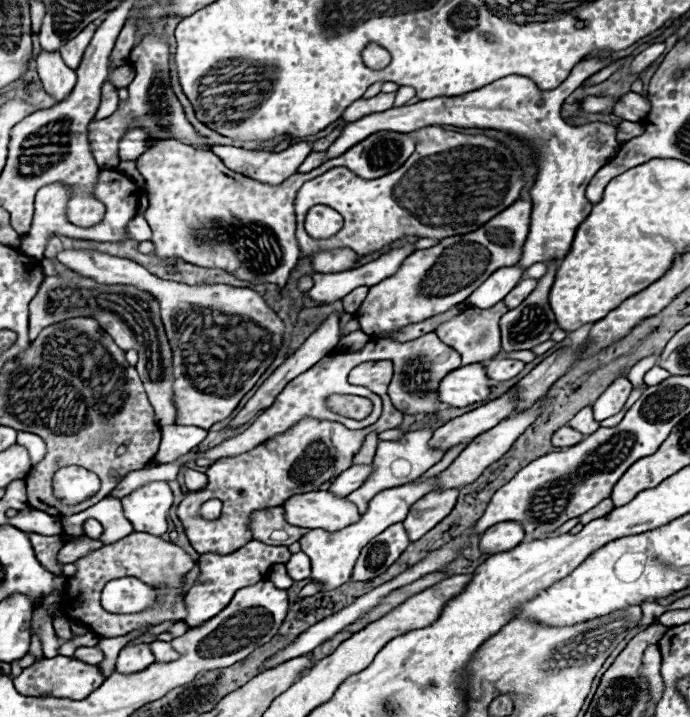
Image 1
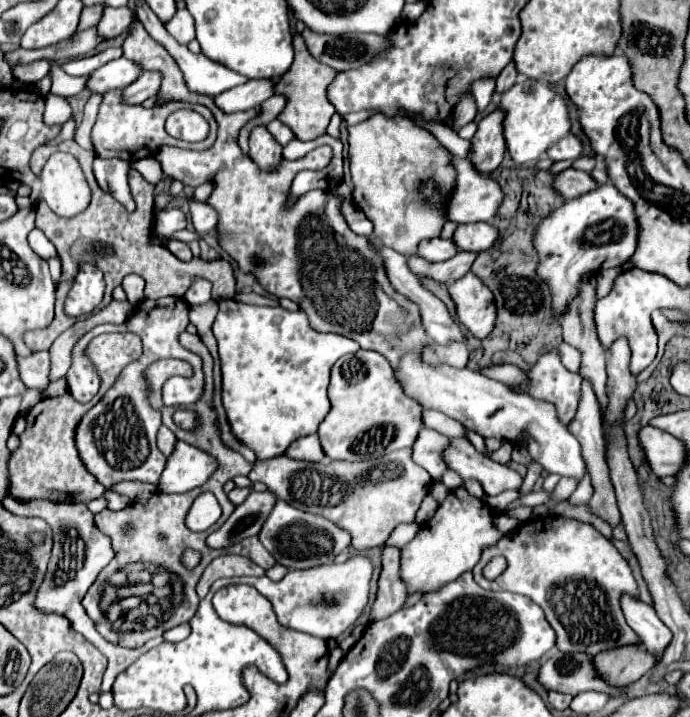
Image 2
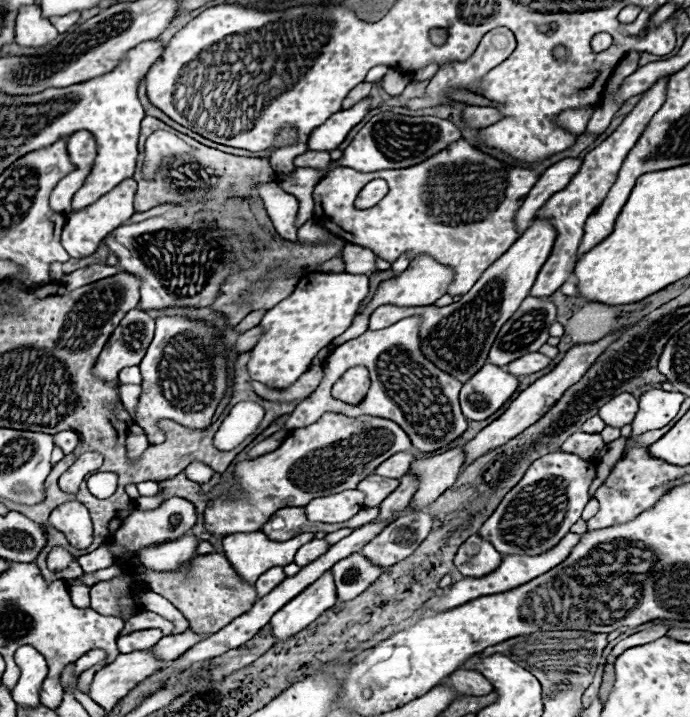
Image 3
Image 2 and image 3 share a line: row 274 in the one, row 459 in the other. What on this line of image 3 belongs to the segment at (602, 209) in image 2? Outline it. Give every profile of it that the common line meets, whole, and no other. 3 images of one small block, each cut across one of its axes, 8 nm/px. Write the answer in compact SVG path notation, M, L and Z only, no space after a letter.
M552 452L544 458L538 458L528 468L520 484L516 484L516 488L512 488L512 492L504 496L498 510L484 522L478 534L486 542L492 542L492 546L504 556L544 554L552 550L570 532L570 526L576 520L580 520L584 506L592 498L588 494L588 488L594 476L594 462L582 460L576 454Z

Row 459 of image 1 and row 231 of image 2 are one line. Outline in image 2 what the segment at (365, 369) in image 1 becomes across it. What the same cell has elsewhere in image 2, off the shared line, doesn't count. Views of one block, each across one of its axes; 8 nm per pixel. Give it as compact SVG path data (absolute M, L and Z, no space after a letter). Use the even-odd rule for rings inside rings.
M134 20L132 28L130 28L130 34L122 44L122 50L124 50L126 58L138 62L144 70L160 70L164 74L164 82L162 82L162 88L158 92L160 104L168 102L168 100L198 102L198 104L208 106L214 112L216 122L218 122L218 138L216 138L214 146L210 150L192 152L192 150L180 150L180 148L164 146L164 150L160 150L160 154L156 158L162 164L164 174L174 176L182 184L188 184L188 186L196 188L196 186L208 182L208 178L216 182L216 188L206 202L212 208L216 208L216 212L220 214L218 230L224 236L220 240L220 244L240 264L240 268L244 272L254 272L256 278L262 282L262 286L270 294L274 294L278 298L290 298L296 304L300 304L300 308L308 314L312 328L318 330L318 332L336 332L336 334L348 336L348 338L356 340L364 350L374 350L374 352L380 352L382 356L386 356L392 366L400 366L400 358L404 358L408 352L416 352L418 356L422 356L424 346L430 342L430 338L426 336L426 332L422 328L422 318L420 318L418 304L414 304L412 300L408 300L400 292L392 290L392 284L390 284L386 268L384 268L384 258L378 254L378 250L370 242L370 238L354 234L350 230L350 226L346 224L342 212L336 220L330 220L326 216L326 206L328 206L328 196L330 194L322 192L322 190L312 190L310 196L302 196L292 210L284 210L284 202L288 198L288 190L290 190L290 184L292 184L294 176L300 170L320 170L320 168L324 168L328 164L328 160L332 158L332 150L328 146L322 146L322 148L312 150L310 154L306 154L300 160L282 160L276 170L260 170L248 156L242 154L242 150L238 146L240 130L260 114L260 106L254 108L254 110L246 110L246 112L226 114L214 104L214 96L192 92L186 86L184 74L176 66L176 60L164 50L164 46L160 46L156 40L152 40L148 36L148 32L144 30L144 26L138 20ZM254 256L260 256L264 260L264 266L254 268L252 266Z

